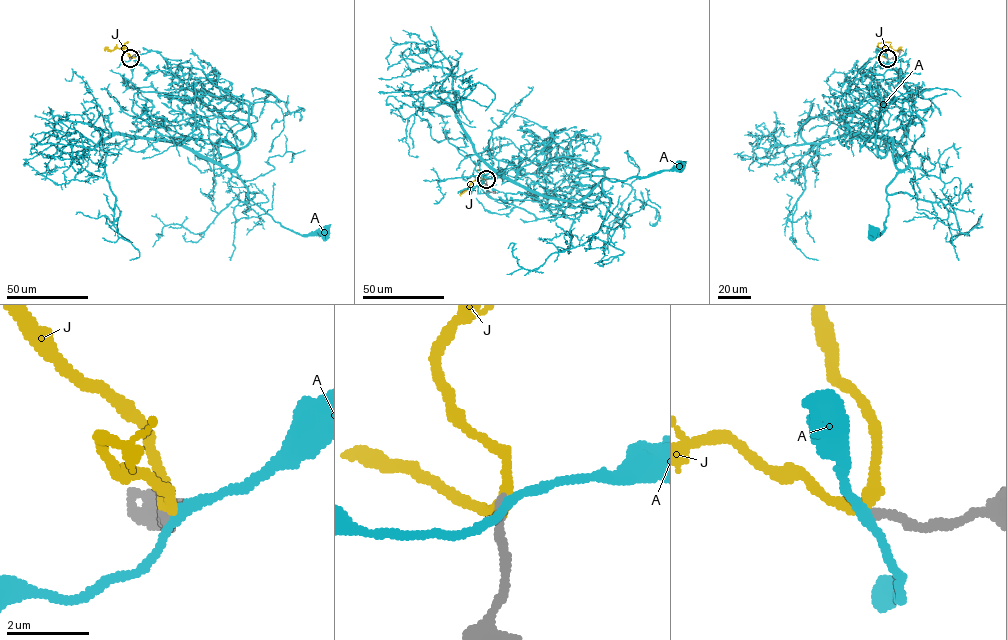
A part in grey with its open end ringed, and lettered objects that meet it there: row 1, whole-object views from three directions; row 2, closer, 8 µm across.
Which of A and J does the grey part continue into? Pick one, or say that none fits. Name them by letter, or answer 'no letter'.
no letter

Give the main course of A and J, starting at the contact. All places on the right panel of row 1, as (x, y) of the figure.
A: (887, 58), (877, 51), (849, 93), (877, 121), (877, 153), (892, 142), (900, 171), (874, 231)
J: (887, 58), (886, 48), (903, 51)

